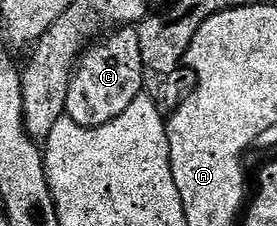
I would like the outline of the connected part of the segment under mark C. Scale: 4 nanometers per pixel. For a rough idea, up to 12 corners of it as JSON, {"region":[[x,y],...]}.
{"region":[[136,29],[89,44],[64,112],[87,129],[145,92]]}

